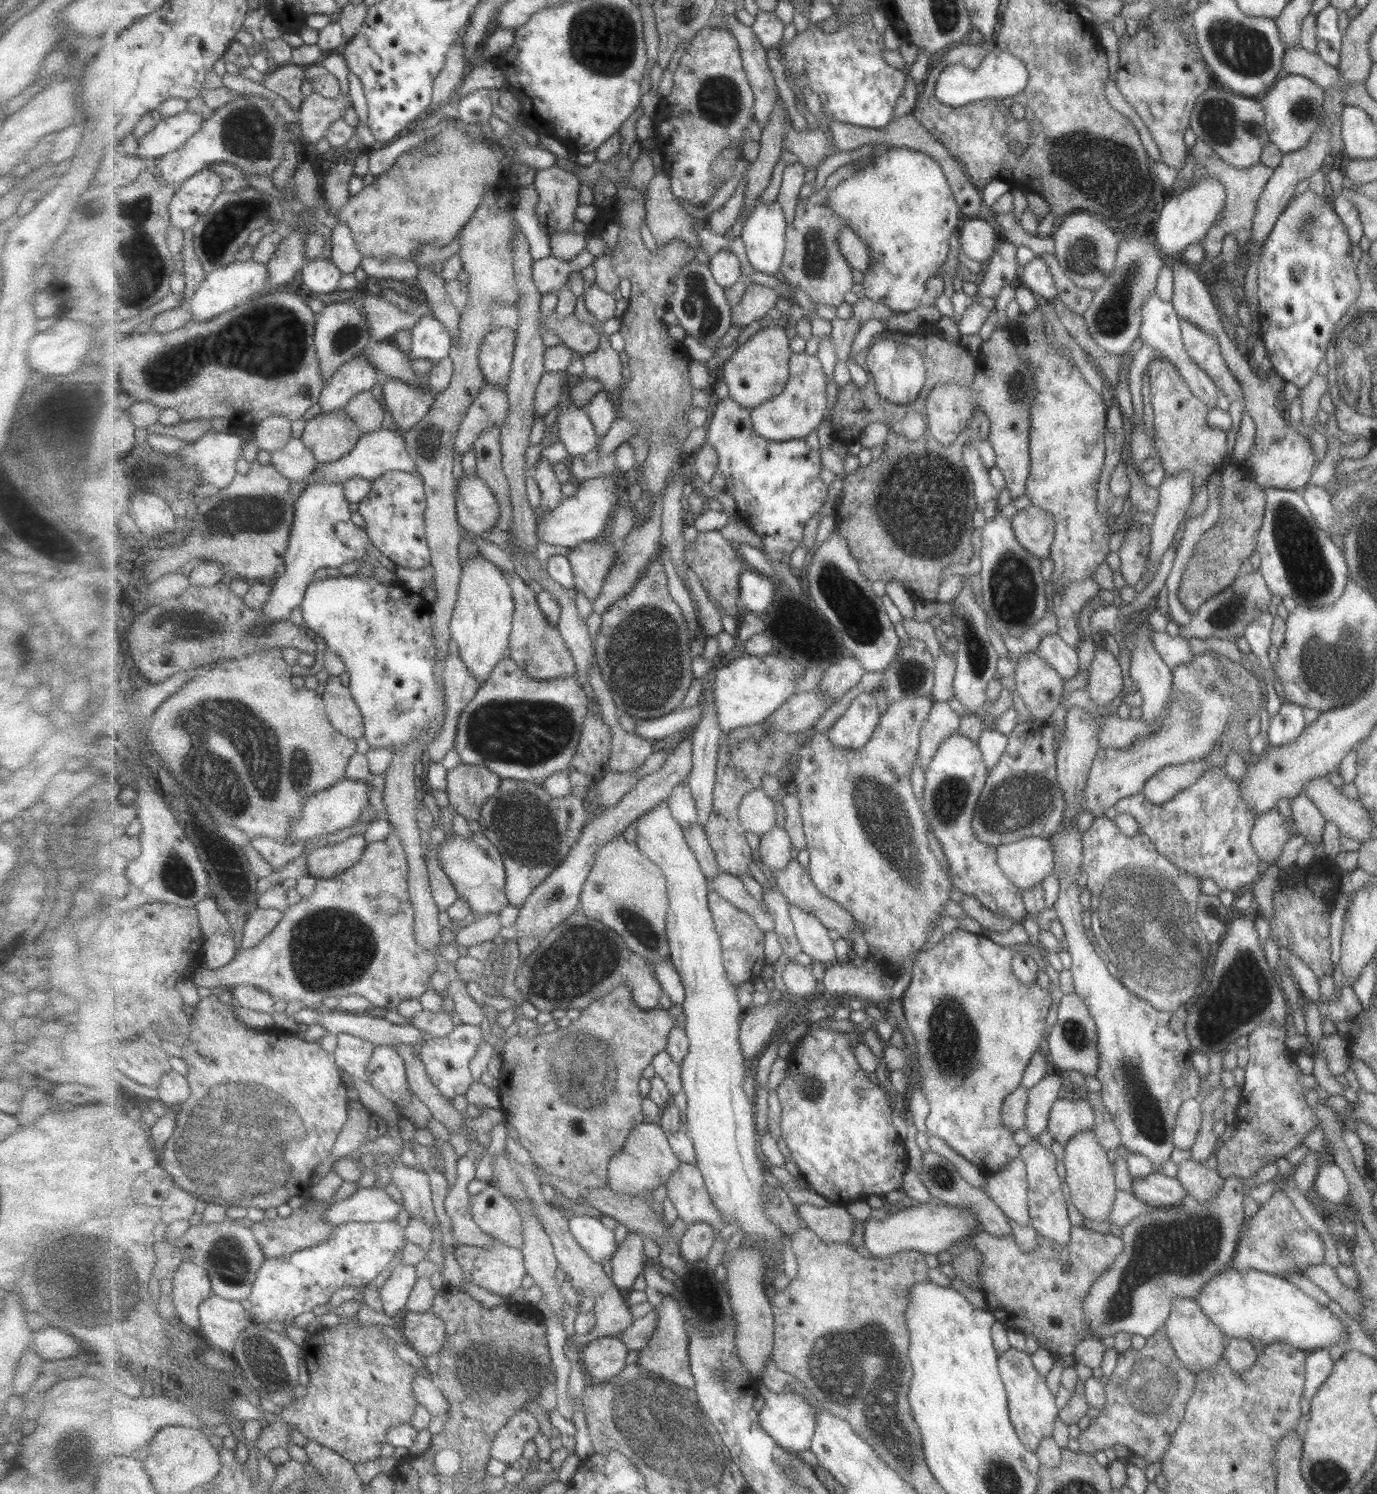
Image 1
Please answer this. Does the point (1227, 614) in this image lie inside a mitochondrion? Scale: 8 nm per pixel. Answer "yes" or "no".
yes

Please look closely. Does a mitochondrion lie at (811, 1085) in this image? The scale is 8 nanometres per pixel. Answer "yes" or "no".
yes

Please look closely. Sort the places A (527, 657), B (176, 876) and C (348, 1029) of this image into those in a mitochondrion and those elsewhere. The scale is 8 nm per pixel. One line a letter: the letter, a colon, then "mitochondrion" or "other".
A: other
B: mitochondrion
C: other

